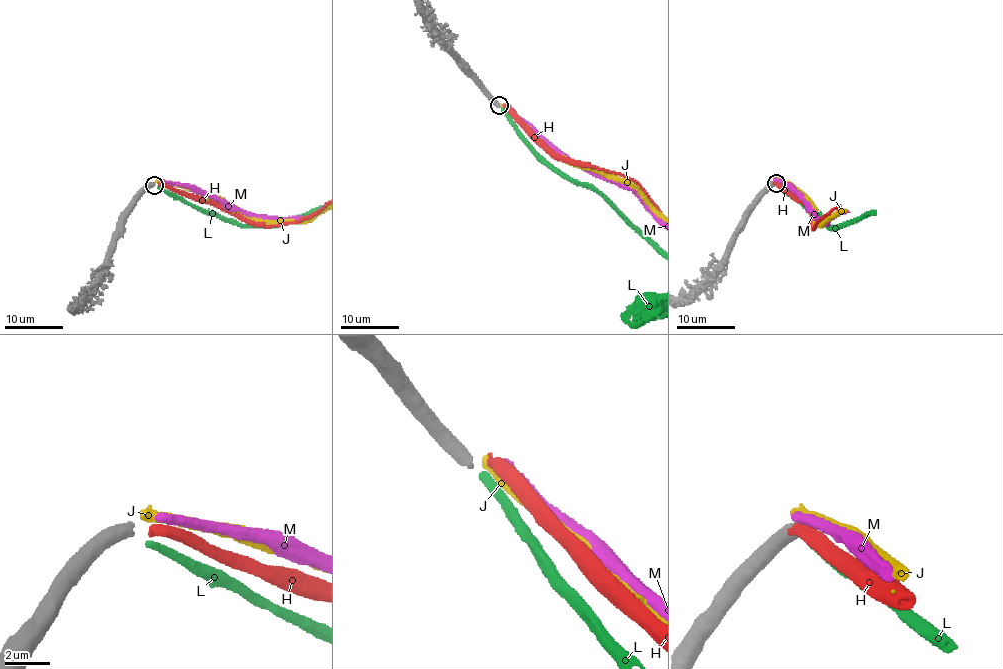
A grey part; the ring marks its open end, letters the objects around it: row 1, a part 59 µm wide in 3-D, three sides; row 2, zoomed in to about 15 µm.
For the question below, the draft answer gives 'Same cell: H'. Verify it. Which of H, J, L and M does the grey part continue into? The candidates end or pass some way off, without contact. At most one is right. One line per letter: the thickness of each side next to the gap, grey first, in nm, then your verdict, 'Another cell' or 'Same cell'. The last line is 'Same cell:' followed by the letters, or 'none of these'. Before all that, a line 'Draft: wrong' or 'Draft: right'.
Draft: right
H: Thickness 550 nm (grey) against 480 nm. Same cell
J: Thickness 550 nm (grey) against 500 nm. Another cell
L: Thickness 550 nm (grey) against 360 nm. Another cell
M: Thickness 550 nm (grey) against 380 nm. Another cell
Same cell: H

